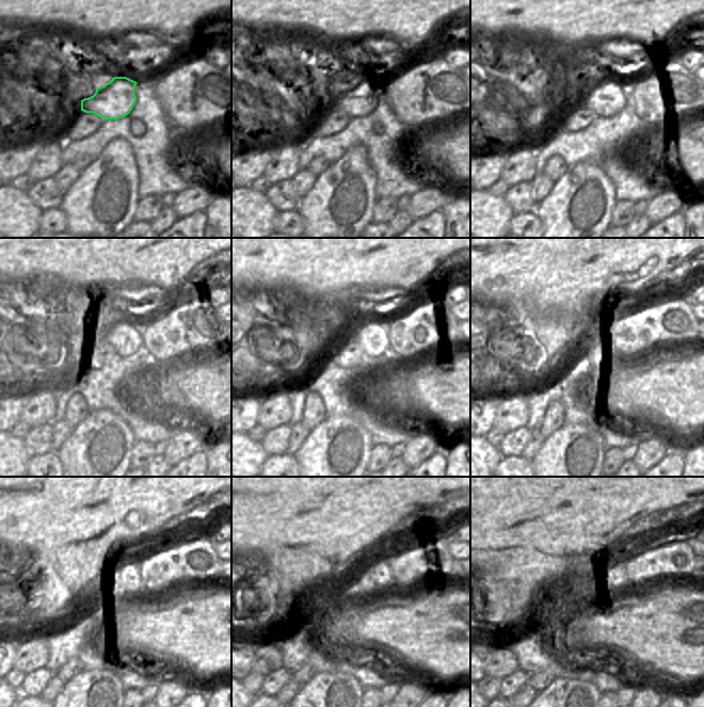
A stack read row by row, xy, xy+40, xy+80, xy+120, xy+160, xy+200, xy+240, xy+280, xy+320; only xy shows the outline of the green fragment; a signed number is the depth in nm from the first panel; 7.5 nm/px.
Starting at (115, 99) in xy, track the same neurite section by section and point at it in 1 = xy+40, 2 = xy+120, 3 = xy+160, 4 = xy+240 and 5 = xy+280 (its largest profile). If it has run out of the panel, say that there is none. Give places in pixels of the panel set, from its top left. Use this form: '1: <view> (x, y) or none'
1: xy+40 (357, 100)
2: xy+120 (125, 337)
3: xy+160 (371, 336)
4: xy+240 (131, 580)
5: xy+280 (377, 577)

